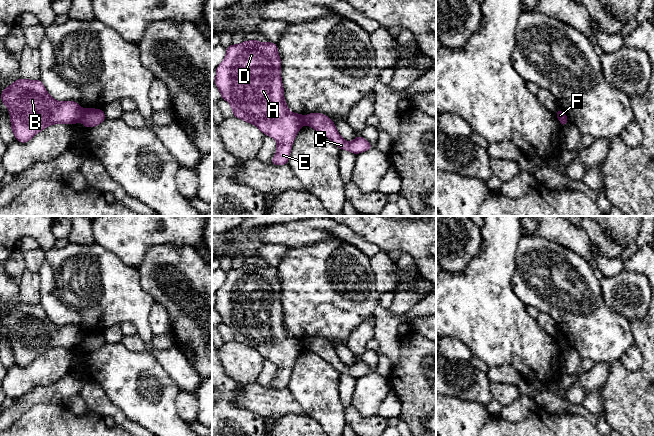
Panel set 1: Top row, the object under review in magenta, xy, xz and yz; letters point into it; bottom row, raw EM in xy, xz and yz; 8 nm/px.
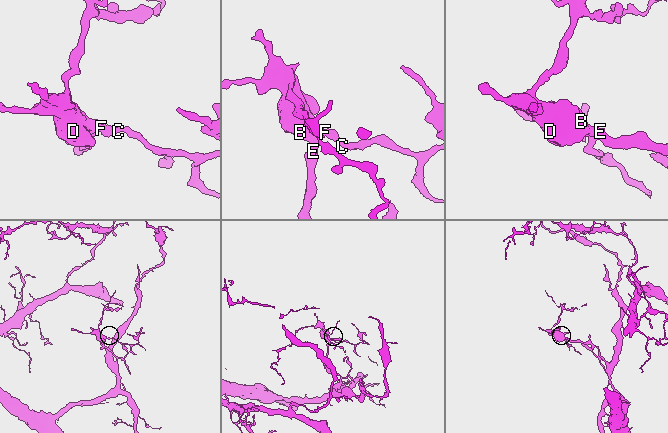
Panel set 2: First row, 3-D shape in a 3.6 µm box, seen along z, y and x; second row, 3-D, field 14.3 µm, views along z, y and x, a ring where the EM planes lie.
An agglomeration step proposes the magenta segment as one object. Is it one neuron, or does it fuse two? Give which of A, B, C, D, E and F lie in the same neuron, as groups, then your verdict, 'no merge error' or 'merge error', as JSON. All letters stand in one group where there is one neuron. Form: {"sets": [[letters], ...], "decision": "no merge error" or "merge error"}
{"sets": [["A", "B", "D", "E"], ["C", "F"]], "decision": "merge error"}

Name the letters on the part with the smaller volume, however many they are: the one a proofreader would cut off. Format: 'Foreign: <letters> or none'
Foreign: C, F

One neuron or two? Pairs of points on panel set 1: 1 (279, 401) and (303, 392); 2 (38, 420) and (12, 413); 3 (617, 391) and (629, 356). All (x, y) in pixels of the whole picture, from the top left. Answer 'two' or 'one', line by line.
1: two
2: two
3: two

